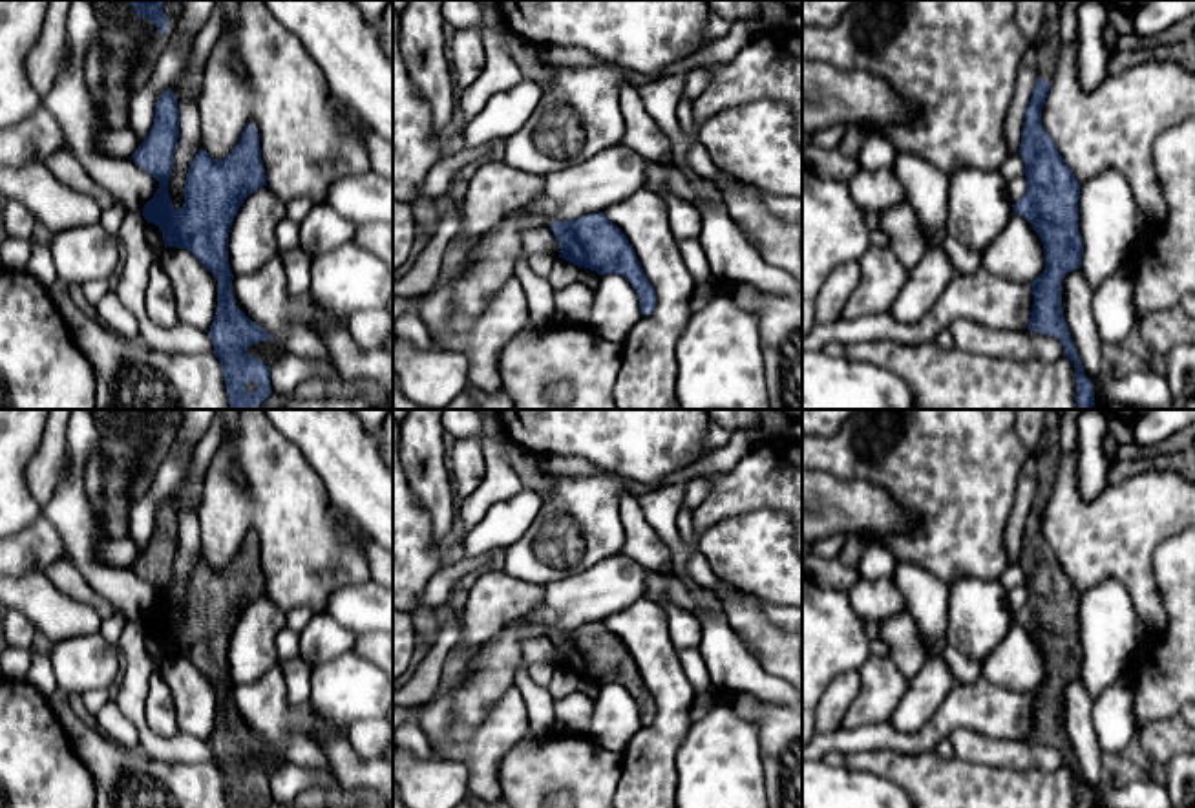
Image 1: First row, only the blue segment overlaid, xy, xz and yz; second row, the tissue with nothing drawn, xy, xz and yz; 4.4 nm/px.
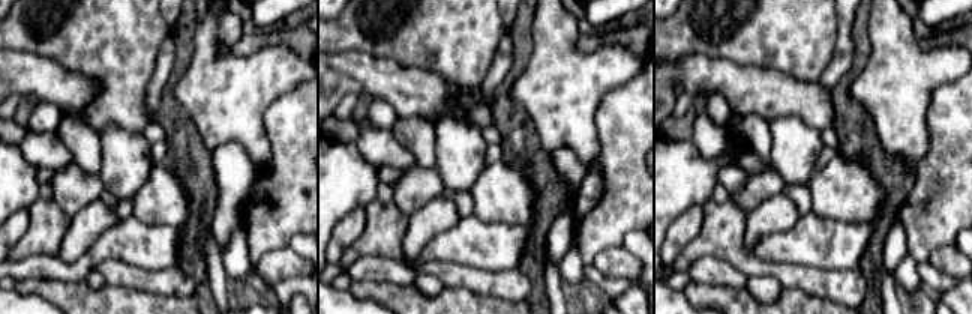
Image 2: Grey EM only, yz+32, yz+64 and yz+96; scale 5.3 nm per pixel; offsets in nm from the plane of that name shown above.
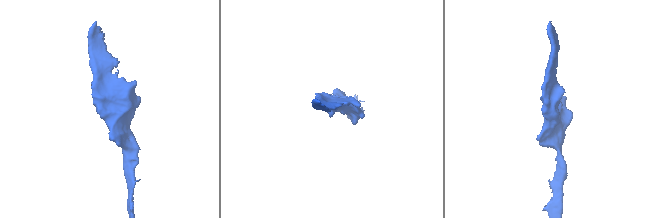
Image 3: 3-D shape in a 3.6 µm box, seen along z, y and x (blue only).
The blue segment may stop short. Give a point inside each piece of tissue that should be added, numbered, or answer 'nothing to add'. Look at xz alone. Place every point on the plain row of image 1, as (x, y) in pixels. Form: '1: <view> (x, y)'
nothing to add

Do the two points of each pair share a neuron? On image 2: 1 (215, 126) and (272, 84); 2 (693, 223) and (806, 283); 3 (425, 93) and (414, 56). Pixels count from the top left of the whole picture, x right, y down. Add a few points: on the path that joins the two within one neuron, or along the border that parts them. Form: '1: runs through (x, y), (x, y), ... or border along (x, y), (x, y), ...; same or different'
1: runs through (228, 113), (258, 84); same
2: border along (702, 206), (702, 227), (678, 254); different
3: border along (383, 57), (404, 66), (434, 71), (449, 83); different

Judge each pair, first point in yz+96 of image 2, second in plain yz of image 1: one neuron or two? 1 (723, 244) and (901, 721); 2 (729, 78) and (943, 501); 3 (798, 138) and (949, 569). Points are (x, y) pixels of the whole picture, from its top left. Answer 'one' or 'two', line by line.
1: two
2: two
3: two

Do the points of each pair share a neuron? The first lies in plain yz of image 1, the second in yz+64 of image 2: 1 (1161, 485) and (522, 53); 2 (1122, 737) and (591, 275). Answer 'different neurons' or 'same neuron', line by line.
1: different neurons
2: different neurons

